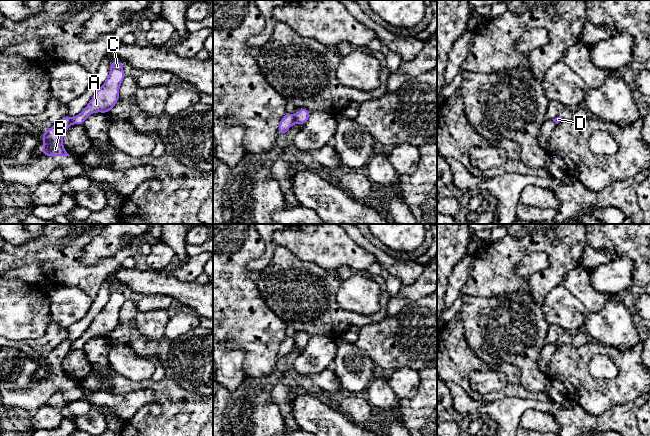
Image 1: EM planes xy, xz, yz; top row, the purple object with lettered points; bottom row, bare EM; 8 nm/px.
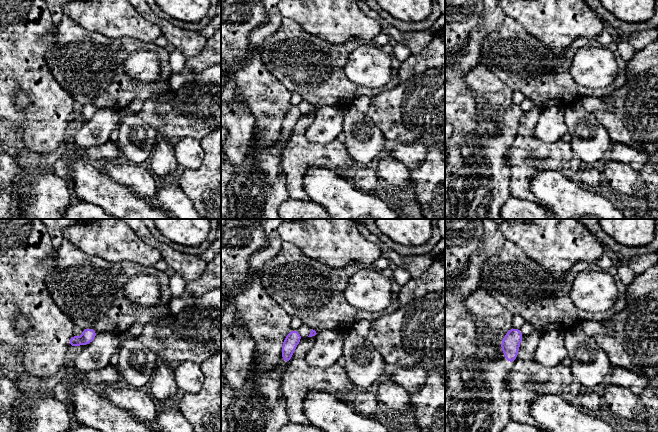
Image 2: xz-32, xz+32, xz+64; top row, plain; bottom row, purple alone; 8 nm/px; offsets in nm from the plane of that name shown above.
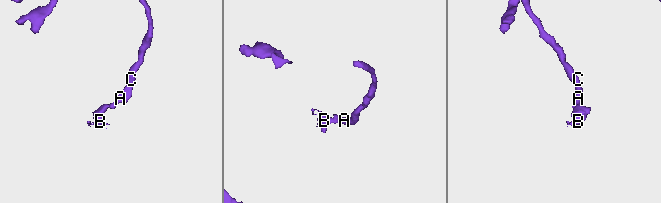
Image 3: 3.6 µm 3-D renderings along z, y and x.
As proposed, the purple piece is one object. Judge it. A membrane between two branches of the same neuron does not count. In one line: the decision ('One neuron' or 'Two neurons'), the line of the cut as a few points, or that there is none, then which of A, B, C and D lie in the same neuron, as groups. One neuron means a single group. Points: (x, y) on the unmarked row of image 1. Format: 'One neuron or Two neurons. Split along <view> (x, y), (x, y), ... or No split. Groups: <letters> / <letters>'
Two neurons. Split along xz (294, 341), (295, 346). Groups: A C D / B

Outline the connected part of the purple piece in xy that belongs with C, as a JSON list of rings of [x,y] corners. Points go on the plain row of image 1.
[[[117,284],[111,286],[110,298],[105,307],[95,316],[84,334],[71,342],[71,347],[83,349],[86,342],[95,336],[109,337],[119,325],[119,311],[125,301],[123,287]]]

